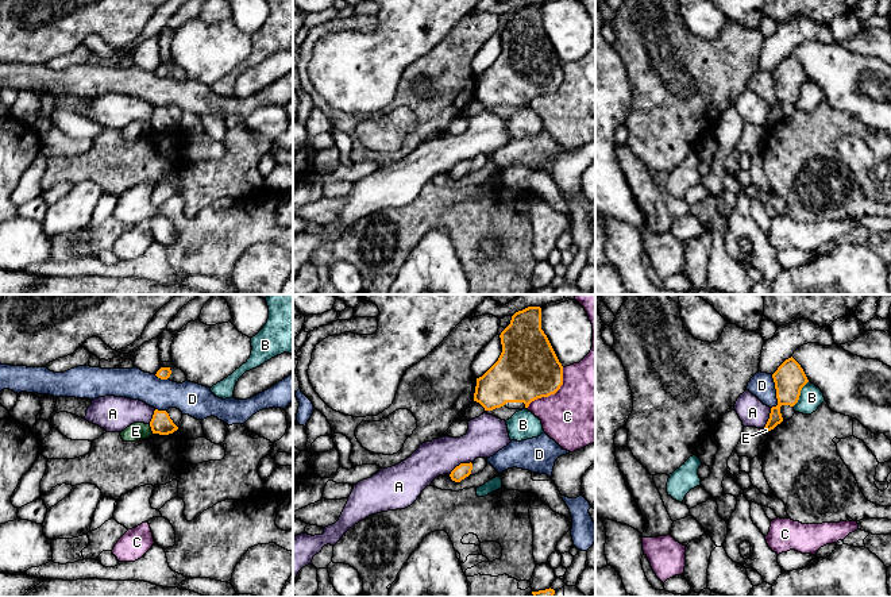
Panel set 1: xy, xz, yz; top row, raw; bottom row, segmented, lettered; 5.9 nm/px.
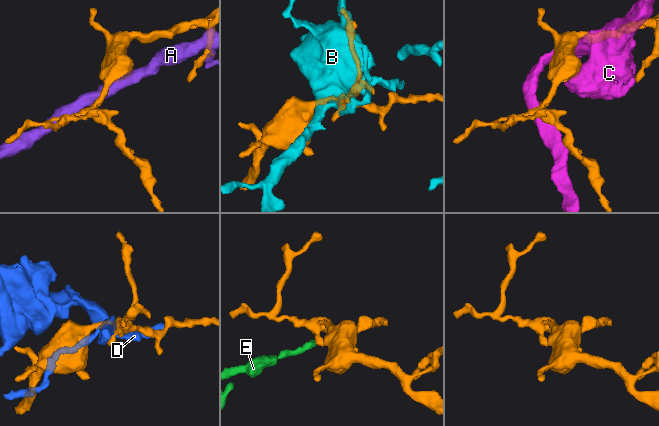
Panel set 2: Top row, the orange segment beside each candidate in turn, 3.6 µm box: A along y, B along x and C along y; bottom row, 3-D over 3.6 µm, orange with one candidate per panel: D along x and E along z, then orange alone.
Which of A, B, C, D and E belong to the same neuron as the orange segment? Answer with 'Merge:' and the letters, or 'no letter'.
Merge: no letter

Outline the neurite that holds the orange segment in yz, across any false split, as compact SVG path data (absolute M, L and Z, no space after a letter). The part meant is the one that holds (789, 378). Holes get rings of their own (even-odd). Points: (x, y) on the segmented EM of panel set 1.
M791 357L786 359L772 374L778 405L771 408L770 419L764 430L771 431L783 421L780 407L794 407L801 396L802 388L809 382L801 365Z

